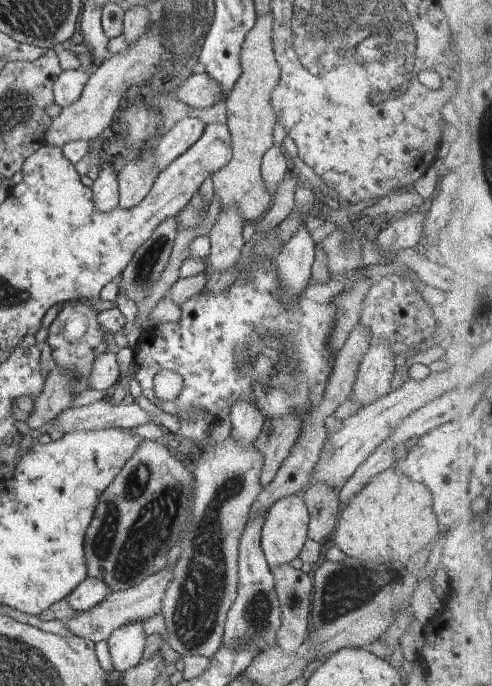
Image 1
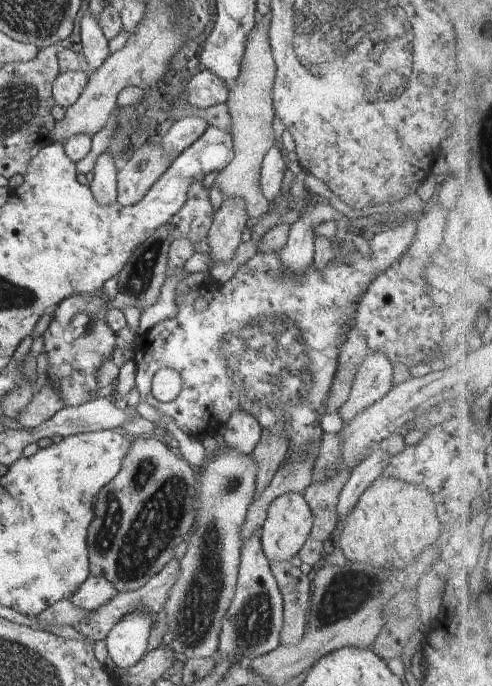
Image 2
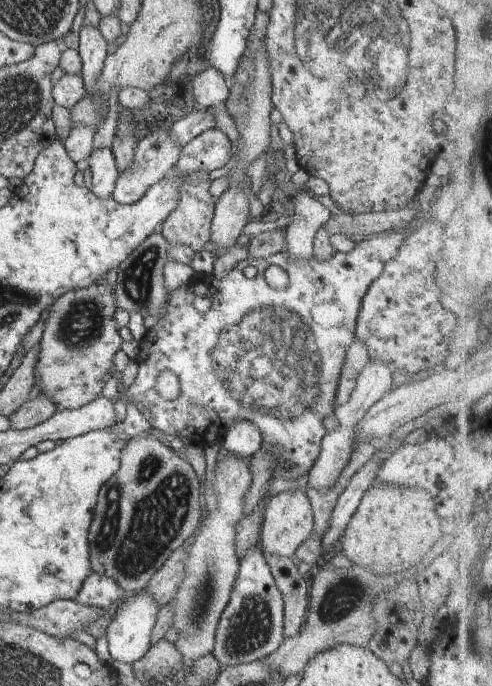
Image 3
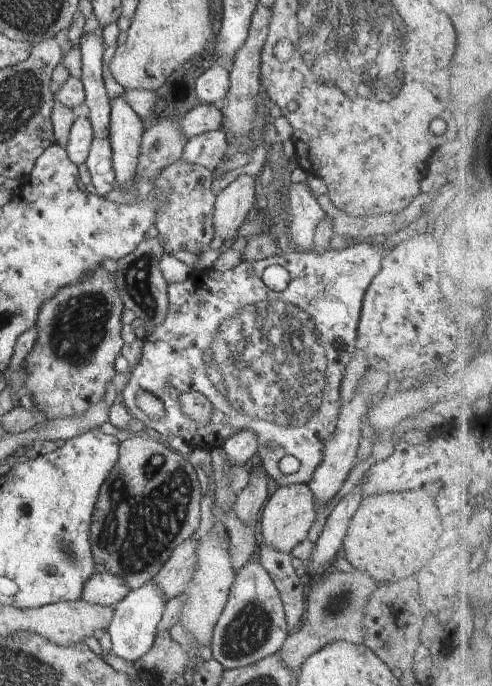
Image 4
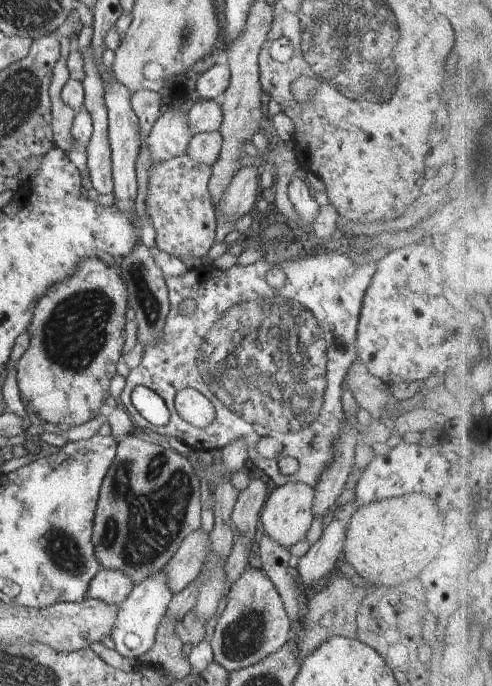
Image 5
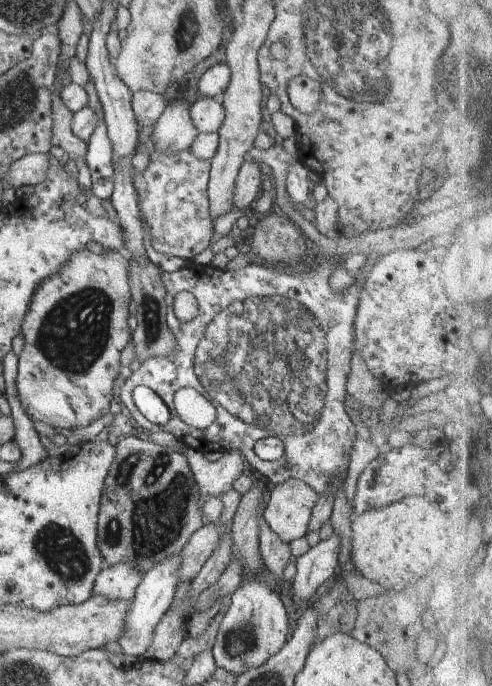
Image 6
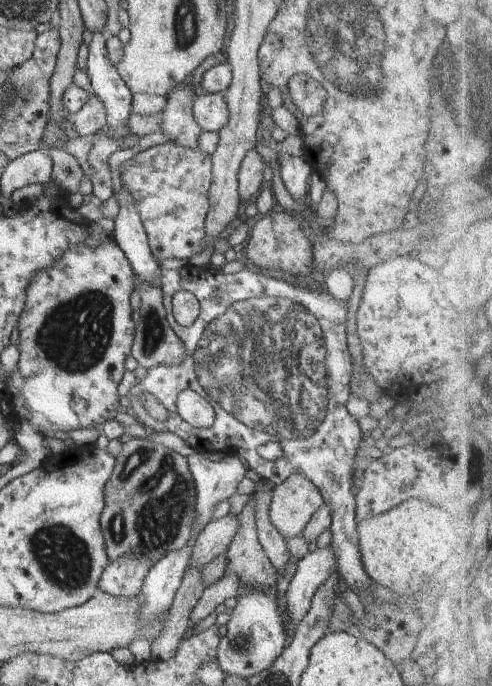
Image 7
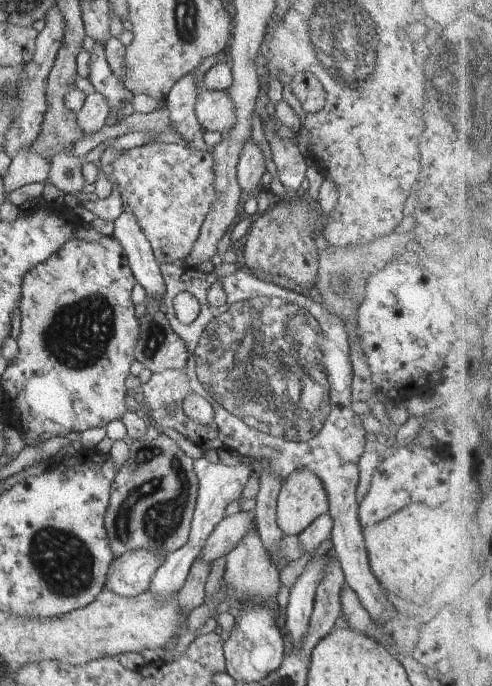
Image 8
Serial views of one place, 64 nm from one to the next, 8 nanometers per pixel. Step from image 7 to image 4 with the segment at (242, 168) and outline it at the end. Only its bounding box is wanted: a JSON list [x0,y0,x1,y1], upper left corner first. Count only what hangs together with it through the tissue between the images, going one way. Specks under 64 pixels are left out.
[215,173,256,246]

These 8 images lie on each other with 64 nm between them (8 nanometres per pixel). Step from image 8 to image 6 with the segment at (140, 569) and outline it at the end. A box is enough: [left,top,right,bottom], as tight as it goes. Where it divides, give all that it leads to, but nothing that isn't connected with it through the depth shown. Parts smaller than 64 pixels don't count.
[93,562,144,601]

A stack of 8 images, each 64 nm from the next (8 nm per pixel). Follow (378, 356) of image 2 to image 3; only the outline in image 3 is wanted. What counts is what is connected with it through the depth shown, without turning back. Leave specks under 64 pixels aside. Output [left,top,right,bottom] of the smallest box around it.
[308,362,392,494]

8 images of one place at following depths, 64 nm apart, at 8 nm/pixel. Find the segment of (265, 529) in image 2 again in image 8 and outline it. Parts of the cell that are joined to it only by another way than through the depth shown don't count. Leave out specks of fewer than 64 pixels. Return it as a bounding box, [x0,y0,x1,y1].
[277,470,329,535]

